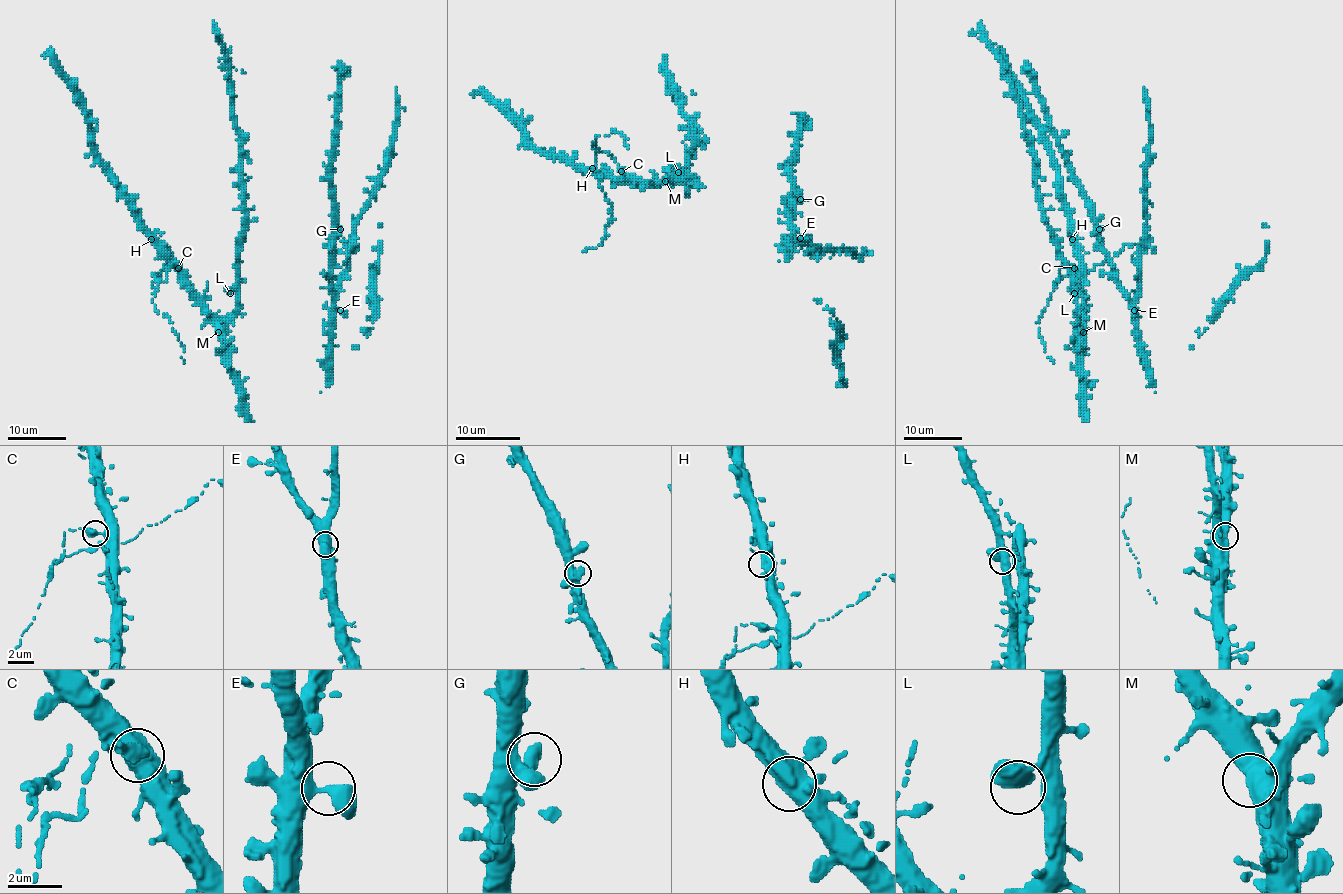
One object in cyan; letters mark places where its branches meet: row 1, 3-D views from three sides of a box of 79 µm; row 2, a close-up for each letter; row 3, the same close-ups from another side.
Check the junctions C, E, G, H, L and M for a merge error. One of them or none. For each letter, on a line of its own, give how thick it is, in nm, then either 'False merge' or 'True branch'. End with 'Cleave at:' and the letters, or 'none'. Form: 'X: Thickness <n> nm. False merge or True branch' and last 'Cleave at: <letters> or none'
C: Thickness 400 nm. False merge
E: Thickness 400 nm. True branch
G: Thickness 360 nm. True branch
H: Thickness 440 nm. True branch
L: Thickness 440 nm. True branch
M: Thickness 500 nm. True branch
Cleave at: C

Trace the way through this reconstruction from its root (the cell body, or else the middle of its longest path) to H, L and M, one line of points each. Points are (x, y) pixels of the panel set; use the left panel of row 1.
H: (244, 197), (237, 307), (222, 327), (199, 300), (183, 271), (151, 239)
L: (244, 197), (244, 230), (238, 251), (238, 271), (235, 287), (230, 293)
M: (244, 197), (237, 307), (218, 332)

